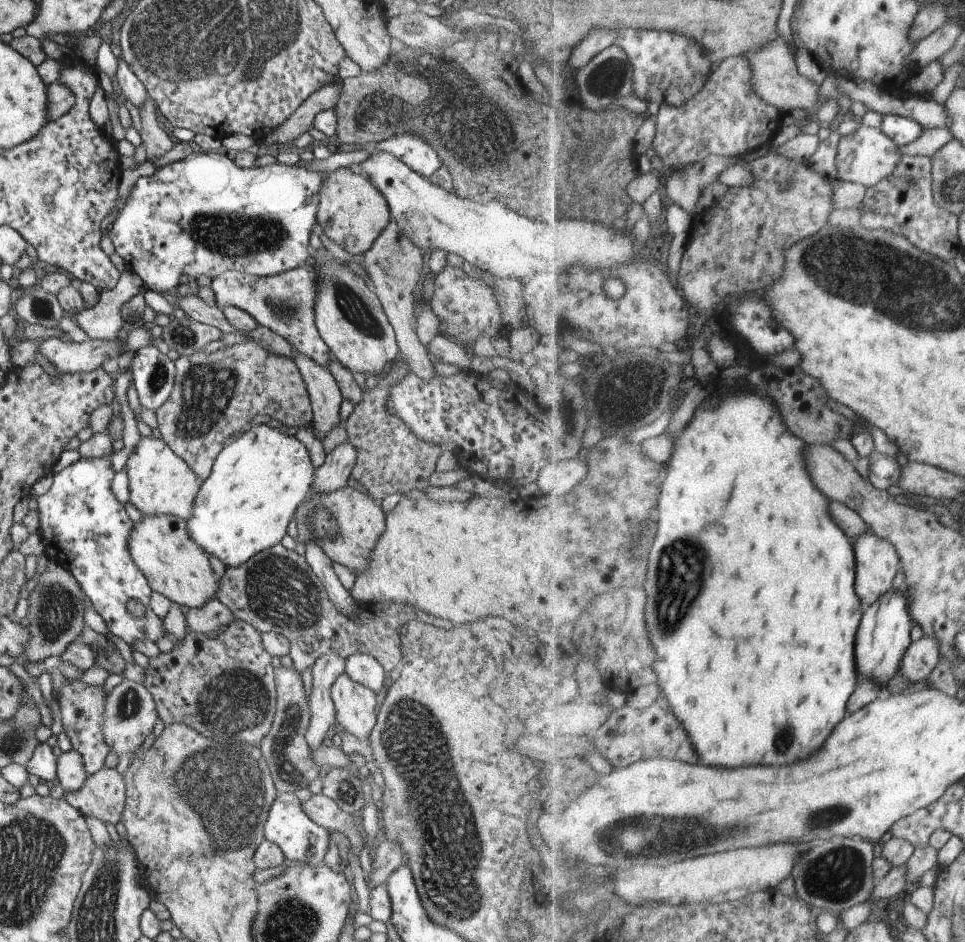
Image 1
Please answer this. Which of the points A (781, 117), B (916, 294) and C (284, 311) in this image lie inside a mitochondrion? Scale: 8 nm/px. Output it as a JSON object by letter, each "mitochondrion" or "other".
{"A":"other","B":"mitochondrion","C":"mitochondrion"}

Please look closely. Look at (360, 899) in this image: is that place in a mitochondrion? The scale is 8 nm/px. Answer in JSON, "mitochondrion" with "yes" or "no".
{"mitochondrion":"no"}

